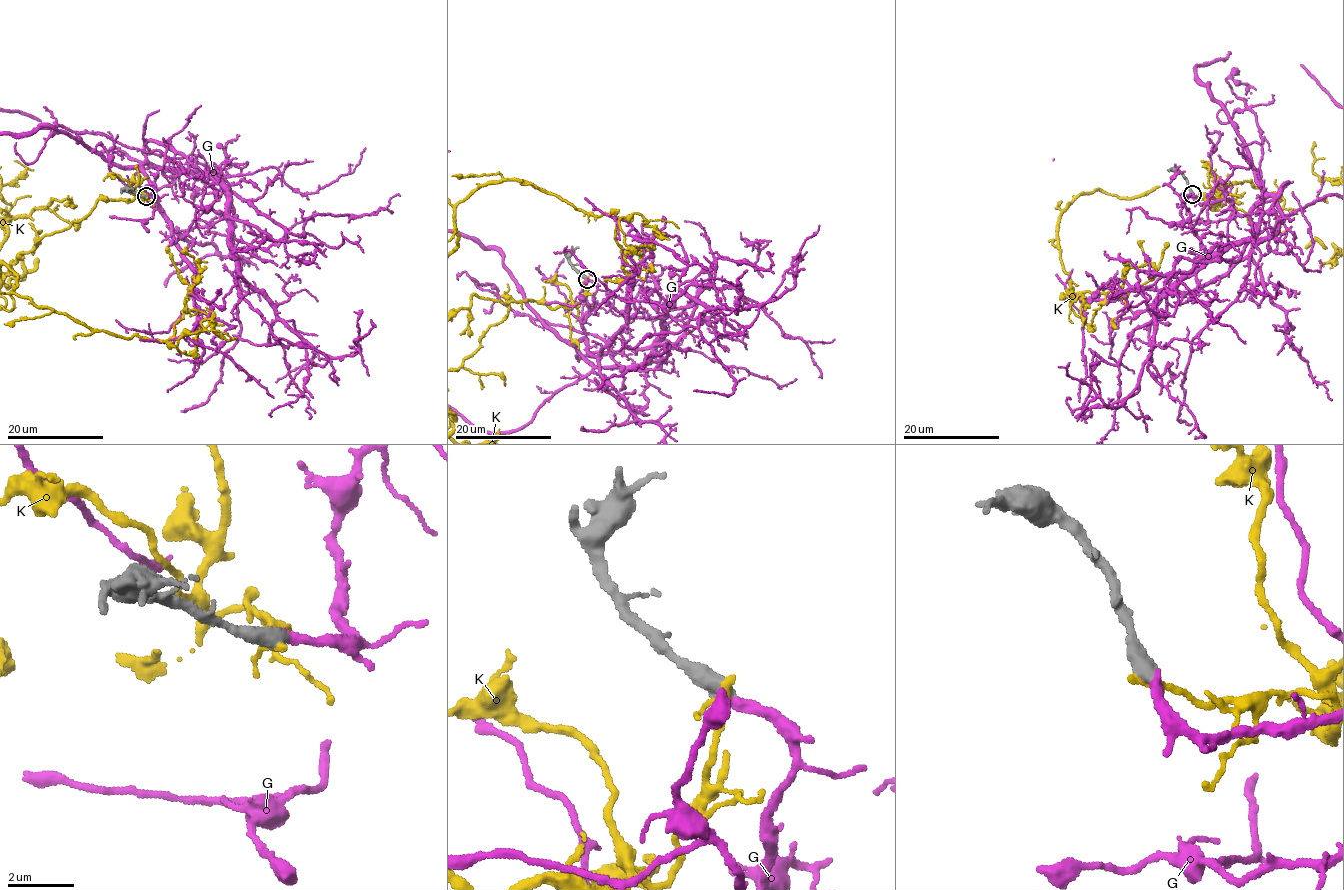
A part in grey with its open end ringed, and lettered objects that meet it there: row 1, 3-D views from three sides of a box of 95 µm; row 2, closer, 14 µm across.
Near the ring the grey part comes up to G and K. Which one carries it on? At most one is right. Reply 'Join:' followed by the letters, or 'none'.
Join: G

